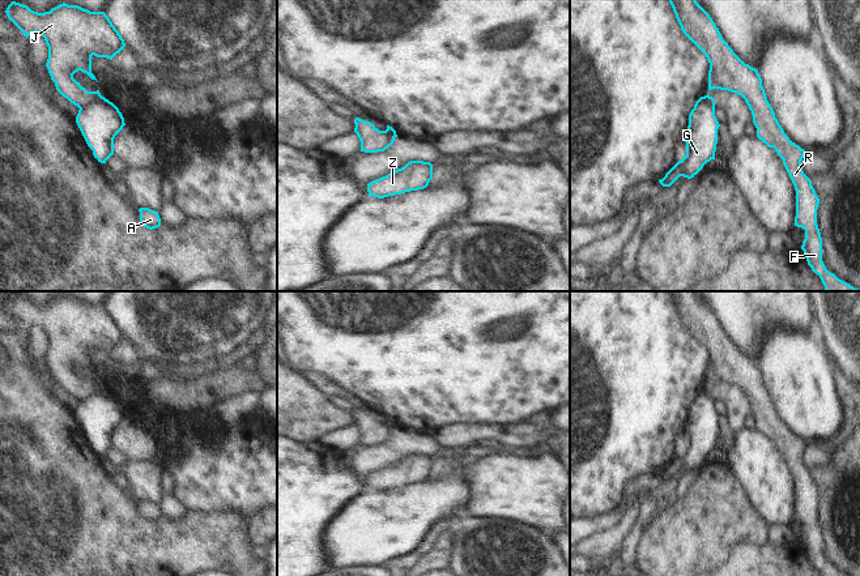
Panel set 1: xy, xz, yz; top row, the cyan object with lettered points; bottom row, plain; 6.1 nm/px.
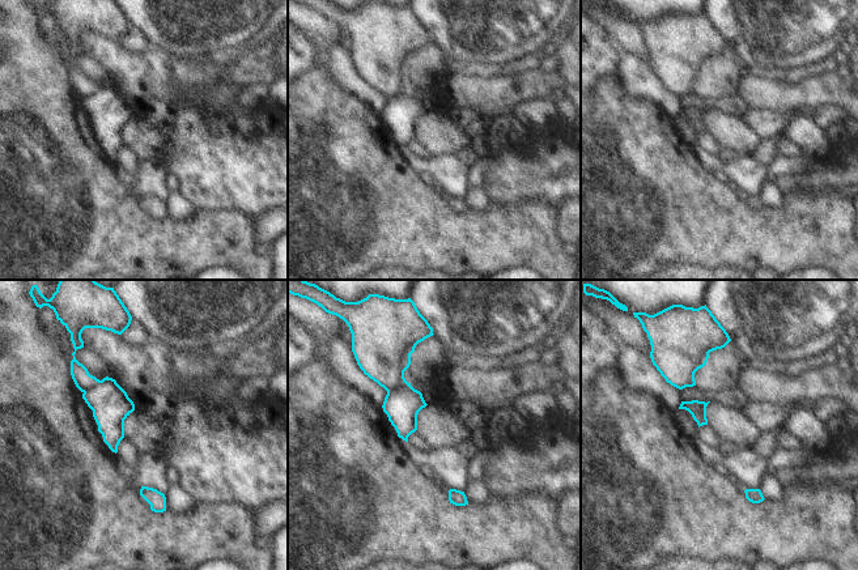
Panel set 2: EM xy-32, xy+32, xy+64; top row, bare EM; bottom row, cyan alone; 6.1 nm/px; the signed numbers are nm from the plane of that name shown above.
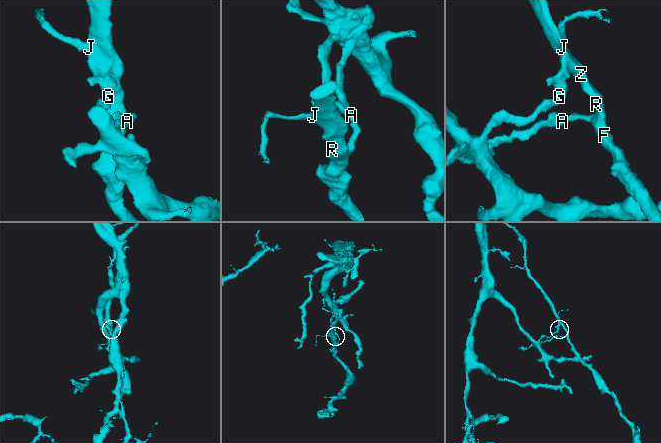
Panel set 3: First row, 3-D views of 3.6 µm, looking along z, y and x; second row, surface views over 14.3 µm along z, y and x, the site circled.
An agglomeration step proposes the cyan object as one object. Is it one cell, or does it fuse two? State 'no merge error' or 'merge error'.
merge error

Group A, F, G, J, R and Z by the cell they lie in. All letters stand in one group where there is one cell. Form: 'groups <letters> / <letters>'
groups A F J R Z / G

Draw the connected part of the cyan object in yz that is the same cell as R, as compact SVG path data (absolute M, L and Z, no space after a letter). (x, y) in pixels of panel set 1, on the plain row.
M667 291L684 327L706 347L710 355L708 384L728 383L741 388L753 408L757 430L774 440L796 483L795 519L805 522L801 542L808 558L822 576L847 576L829 564L822 554L822 530L817 517L819 491L812 473L804 466L801 453L806 444L792 435L775 410L758 363L745 357L723 332L710 307L695 291Z

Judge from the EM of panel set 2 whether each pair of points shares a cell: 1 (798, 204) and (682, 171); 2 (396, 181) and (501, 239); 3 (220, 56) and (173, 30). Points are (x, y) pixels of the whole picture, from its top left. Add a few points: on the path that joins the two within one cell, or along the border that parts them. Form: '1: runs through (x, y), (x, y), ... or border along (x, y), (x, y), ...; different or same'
1: runs through (757, 237), (703, 237), (682, 216), (682, 212); same
2: runs through (396, 217), (396, 225), (411, 239), (464, 239); same
3: runs through (208, 45), (200, 37), (190, 37), (185, 33); same

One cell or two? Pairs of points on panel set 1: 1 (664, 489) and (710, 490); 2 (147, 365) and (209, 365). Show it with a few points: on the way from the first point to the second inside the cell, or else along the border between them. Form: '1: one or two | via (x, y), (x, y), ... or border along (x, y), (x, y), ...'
1: two | border along (675, 494), (661, 503)
2: two | border along (143, 354), (157, 357), (166, 363)

